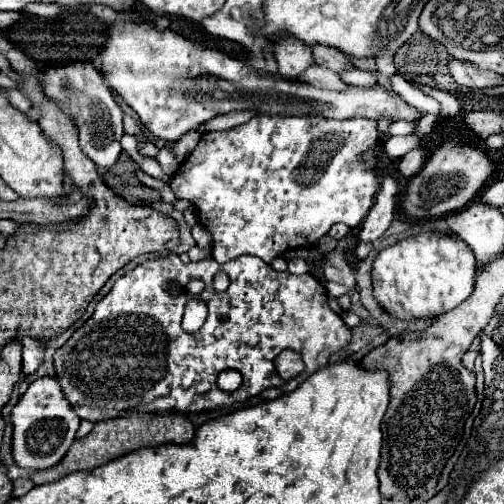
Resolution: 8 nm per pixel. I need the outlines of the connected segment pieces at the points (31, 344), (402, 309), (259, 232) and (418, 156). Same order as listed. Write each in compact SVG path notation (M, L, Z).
M23 337L21 339L23 345L23 363L21 363L21 371L25 375L31 375L37 371L37 367L43 361L43 349L45 345L41 345L41 341L33 339L33 337Z
M433 235L409 237L381 251L373 263L373 293L377 303L395 319L435 319L463 303L475 287L475 255L455 235L439 235L433 249Z
M259 115L225 131L203 133L195 151L173 175L171 189L197 209L199 223L213 235L213 257L219 263L241 255L255 255L271 263L291 247L313 247L335 223L343 221L355 229L363 221L379 189L375 167L365 161L369 151L377 155L377 123L369 119L331 121L307 115L265 119Z
M413 149L413 151L409 151L403 159L401 159L401 163L399 163L399 173L403 175L403 177L413 177L415 173L417 173L417 169L421 169L421 165L425 163L425 157L427 157L427 149Z

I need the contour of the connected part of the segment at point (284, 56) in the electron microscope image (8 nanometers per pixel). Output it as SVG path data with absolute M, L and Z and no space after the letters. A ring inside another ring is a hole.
M283 39L275 47L277 47L275 59L279 63L279 75L287 81L299 79L303 71L315 63L311 49L297 39Z

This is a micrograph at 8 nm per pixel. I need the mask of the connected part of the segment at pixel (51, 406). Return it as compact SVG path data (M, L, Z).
M41 377L29 385L25 395L21 395L19 403L11 411L11 423L13 423L11 455L19 467L33 471L57 465L69 451L79 429L79 417L71 409L65 395L61 393L61 387L57 385L55 377Z

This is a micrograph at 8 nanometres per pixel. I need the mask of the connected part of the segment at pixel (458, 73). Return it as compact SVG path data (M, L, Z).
M457 59L449 61L449 71L453 79L469 89L485 89L485 87L495 87L503 83L503 77L491 71L479 71L469 63L461 63Z

